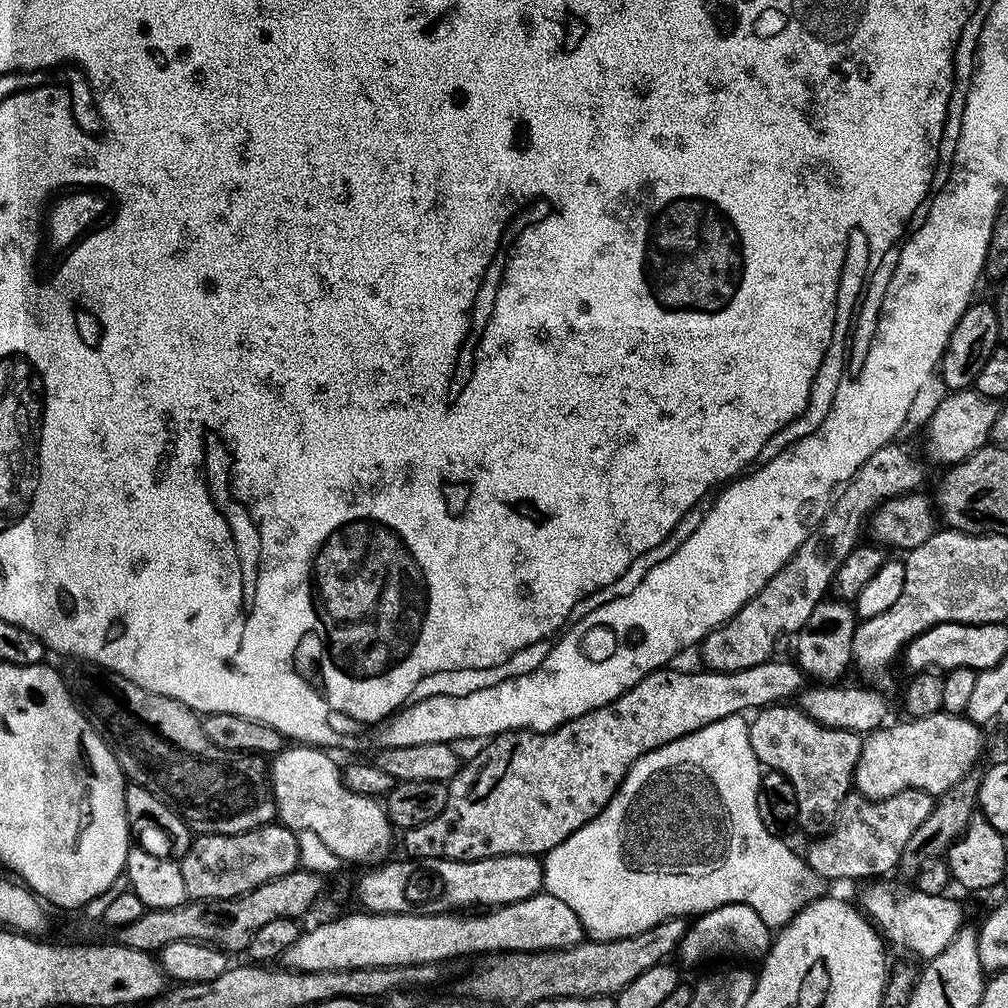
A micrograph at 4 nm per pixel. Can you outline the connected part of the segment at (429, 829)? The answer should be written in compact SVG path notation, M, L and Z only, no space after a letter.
M773 658L762 662L758 666L750 666L750 670L734 670L733 672L709 672L707 670L699 670L700 672L675 672L675 667L665 666L657 671L649 672L646 678L639 680L633 688L626 690L614 702L610 702L606 706L598 706L594 710L590 710L586 714L582 714L578 718L558 726L553 732L521 730L519 732L502 732L499 736L491 737L485 743L488 745L469 764L467 761L460 771L456 773L453 780L447 781L448 801L446 802L446 810L442 810L442 814L438 814L438 818L430 818L430 822L426 822L422 826L414 826L403 833L404 848L414 859L425 860L425 862L433 860L481 860L487 856L539 857L541 854L546 854L554 846L558 846L563 842L570 834L574 834L579 828L586 826L586 822L590 822L611 802L614 794L619 790L621 782L626 778L628 768L634 766L634 762L638 762L638 758L642 758L646 753L653 752L654 749L661 748L662 745L674 742L683 736L688 736L692 732L702 730L722 718L748 714L753 710L767 708L781 702L788 702L791 701L791 696L792 699L799 697L800 689L805 687L806 677L799 664L791 659L788 660Z

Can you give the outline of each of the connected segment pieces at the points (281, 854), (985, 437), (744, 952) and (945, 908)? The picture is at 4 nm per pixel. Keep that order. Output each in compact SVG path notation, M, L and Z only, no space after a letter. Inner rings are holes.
M279 822L263 824L242 834L200 834L180 860L182 879L192 900L225 900L246 894L282 874L290 874L301 860L297 833Z
M975 390L949 391L947 395L928 420L928 429L924 432L925 449L923 448L925 453L928 451L932 455L934 463L944 464L943 466L962 462L989 443L992 427L1001 410L997 401L980 396Z
M727 904L703 913L689 923L678 949L688 964L696 964L699 960L708 960L711 956L749 956L755 962L763 961L772 949L773 929L758 918L758 910L750 910L745 904Z
M872 882L858 899L859 907L865 916L876 925L885 941L896 948L905 948L916 956L921 956L921 961L933 960L950 942L961 928L965 927L964 912L956 900L951 900L951 895L931 896L915 890L909 890L899 896L891 892L884 882Z

